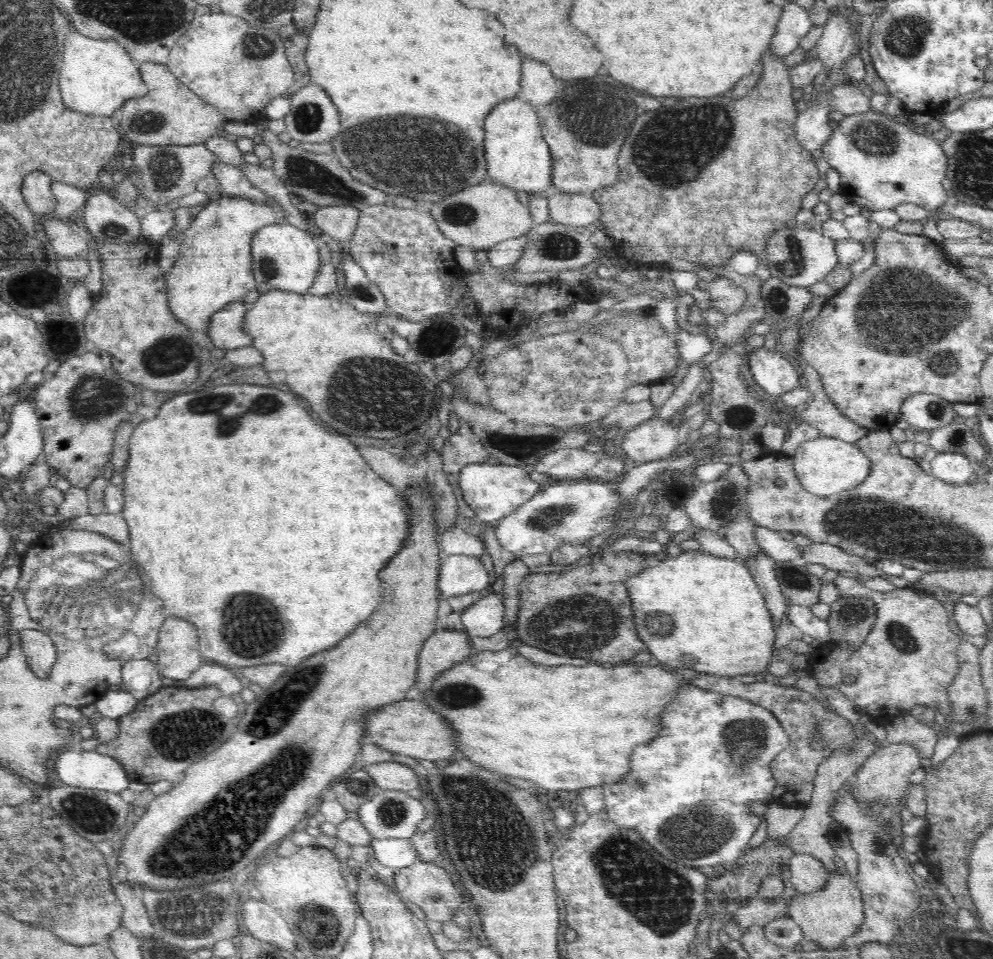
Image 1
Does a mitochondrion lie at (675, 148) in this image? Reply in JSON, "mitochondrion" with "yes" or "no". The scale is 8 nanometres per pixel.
{"mitochondrion":"yes"}

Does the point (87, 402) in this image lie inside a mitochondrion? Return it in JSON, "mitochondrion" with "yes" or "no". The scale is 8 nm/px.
{"mitochondrion":"yes"}

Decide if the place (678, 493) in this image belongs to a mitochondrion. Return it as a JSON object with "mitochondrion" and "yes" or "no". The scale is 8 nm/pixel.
{"mitochondrion":"no"}

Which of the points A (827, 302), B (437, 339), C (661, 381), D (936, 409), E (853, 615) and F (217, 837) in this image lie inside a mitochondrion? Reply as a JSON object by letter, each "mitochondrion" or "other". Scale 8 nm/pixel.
{"A":"other","B":"mitochondrion","C":"other","D":"mitochondrion","E":"mitochondrion","F":"mitochondrion"}

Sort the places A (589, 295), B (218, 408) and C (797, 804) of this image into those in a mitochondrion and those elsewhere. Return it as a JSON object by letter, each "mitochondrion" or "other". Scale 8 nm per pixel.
{"A":"other","B":"mitochondrion","C":"other"}

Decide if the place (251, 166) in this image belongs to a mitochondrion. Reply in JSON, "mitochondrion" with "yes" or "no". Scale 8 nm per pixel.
{"mitochondrion":"no"}

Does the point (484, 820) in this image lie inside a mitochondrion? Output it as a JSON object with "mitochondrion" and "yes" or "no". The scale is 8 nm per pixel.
{"mitochondrion":"yes"}

